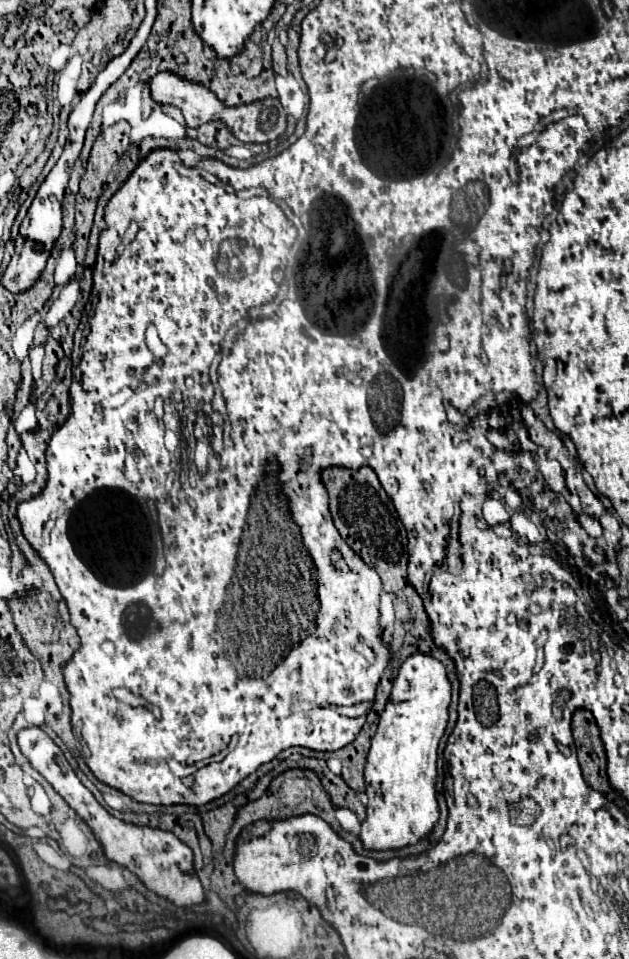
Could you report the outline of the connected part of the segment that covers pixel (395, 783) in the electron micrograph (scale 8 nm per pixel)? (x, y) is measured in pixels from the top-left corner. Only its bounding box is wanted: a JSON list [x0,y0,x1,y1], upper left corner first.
[359,654,451,850]

